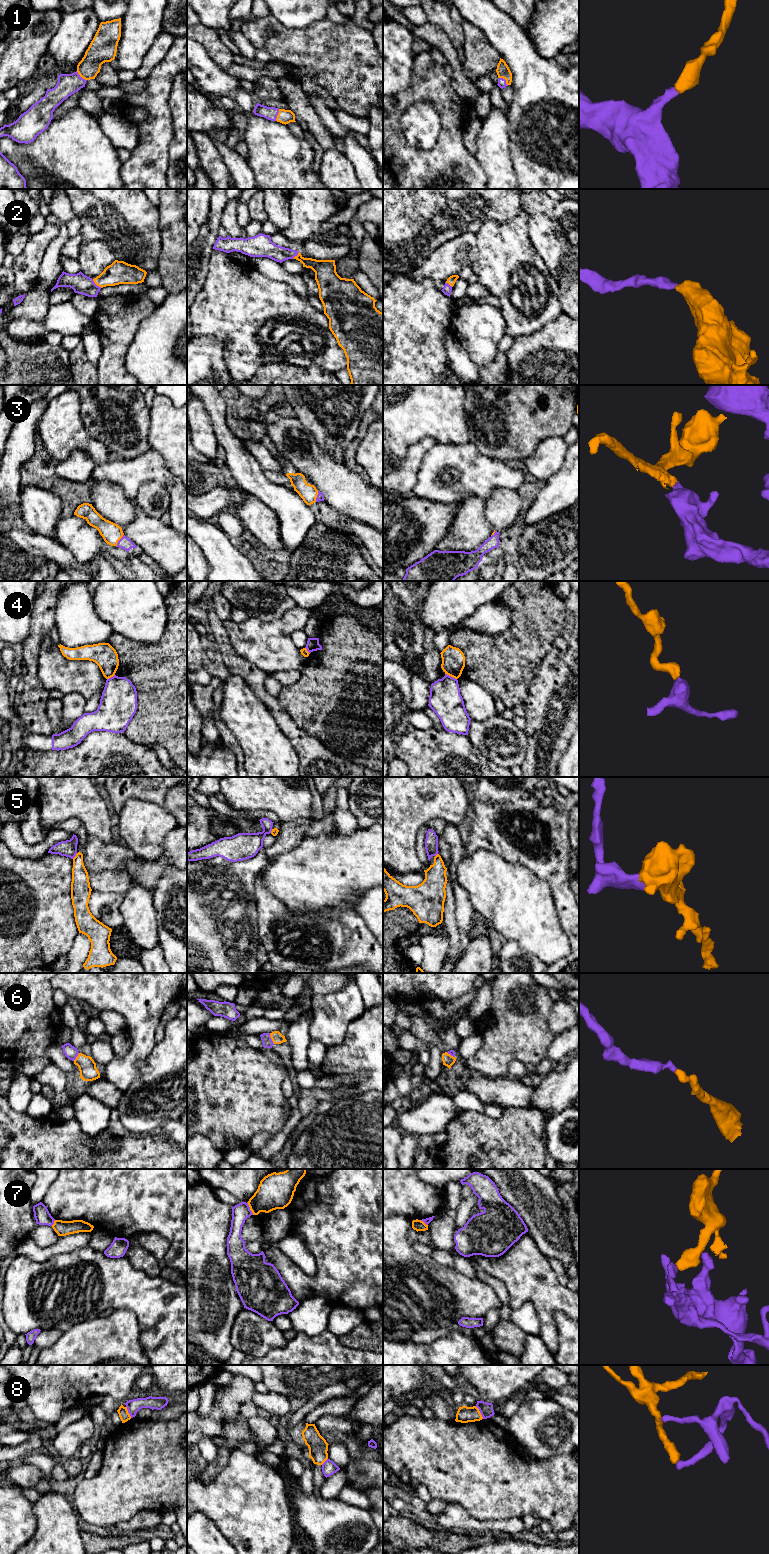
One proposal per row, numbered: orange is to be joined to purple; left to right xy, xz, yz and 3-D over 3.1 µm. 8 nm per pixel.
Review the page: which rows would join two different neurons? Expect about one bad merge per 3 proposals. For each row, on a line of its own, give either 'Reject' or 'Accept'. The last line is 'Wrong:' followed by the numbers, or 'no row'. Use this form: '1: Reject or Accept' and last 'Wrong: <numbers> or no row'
1: Accept
2: Accept
3: Accept
4: Reject
5: Reject
6: Accept
7: Reject
8: Reject
Wrong: 4, 5, 7, 8

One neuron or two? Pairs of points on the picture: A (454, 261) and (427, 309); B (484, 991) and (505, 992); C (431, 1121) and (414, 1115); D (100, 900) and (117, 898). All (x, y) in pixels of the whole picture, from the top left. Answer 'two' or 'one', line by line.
A: two
B: two
C: one
D: one

